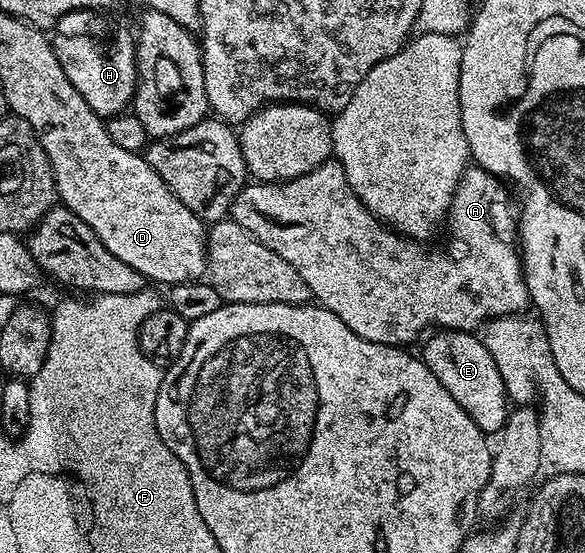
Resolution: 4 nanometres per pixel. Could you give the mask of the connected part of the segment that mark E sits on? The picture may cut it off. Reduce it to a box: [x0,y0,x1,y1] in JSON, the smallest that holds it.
[421,329,508,435]

